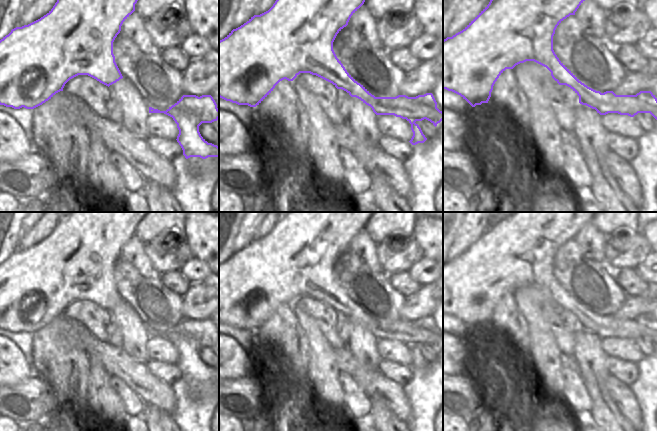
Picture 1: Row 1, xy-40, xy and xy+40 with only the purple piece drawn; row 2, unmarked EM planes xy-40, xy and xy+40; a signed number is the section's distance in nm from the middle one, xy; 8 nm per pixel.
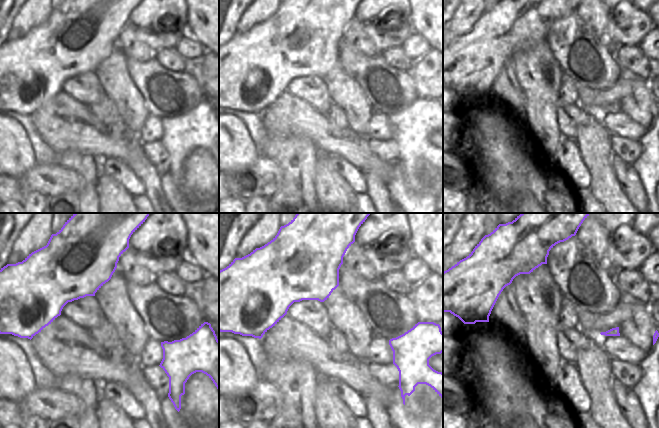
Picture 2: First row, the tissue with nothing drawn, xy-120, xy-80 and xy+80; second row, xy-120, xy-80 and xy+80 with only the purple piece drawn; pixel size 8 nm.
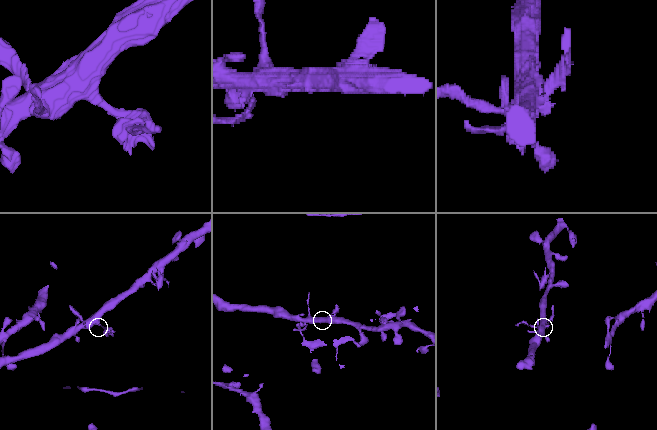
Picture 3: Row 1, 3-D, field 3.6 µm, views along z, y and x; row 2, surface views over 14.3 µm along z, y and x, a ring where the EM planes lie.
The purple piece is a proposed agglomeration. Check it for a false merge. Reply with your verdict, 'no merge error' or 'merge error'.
merge error

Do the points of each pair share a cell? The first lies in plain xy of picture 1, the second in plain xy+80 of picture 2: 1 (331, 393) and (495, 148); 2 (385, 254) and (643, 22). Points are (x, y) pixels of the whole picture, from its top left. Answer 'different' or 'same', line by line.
1: different
2: same

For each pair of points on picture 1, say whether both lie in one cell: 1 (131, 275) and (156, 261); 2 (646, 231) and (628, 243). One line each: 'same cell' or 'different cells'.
1: different cells
2: different cells

